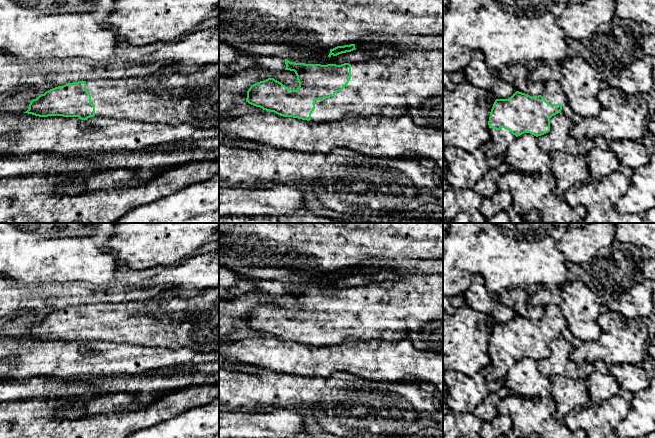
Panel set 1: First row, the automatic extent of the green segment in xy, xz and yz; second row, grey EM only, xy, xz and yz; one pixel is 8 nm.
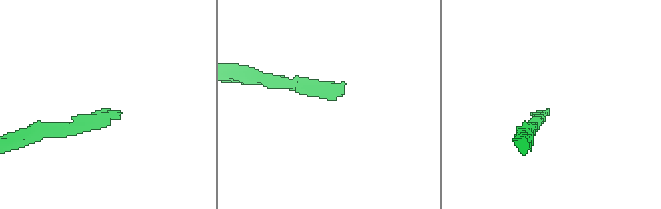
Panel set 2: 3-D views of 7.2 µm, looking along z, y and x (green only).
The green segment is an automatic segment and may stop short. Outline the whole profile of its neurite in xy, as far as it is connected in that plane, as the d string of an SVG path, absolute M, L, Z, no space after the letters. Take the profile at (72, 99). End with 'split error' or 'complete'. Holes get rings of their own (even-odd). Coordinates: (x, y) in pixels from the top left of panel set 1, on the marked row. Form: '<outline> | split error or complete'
M219 63L197 66L187 74L175 72L169 75L151 75L141 78L99 79L66 83L31 100L29 109L24 113L39 117L79 117L81 120L99 116L169 125L188 123L201 129L216 129L219 128ZM171 89L186 89L187 91L181 95L168 93L167 91Z | split error

